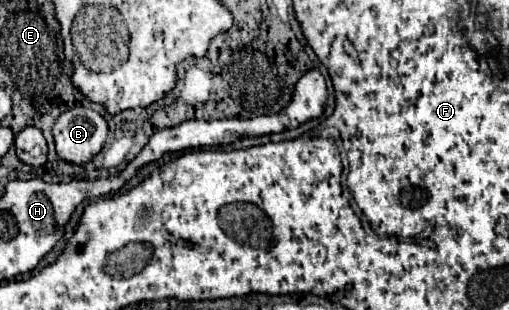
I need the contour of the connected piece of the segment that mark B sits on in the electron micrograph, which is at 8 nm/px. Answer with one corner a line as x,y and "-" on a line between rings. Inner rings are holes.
80,106
72,108
72,112
64,112
64,116
56,120
52,134
58,158
80,166
90,162
102,150
108,124
98,112

